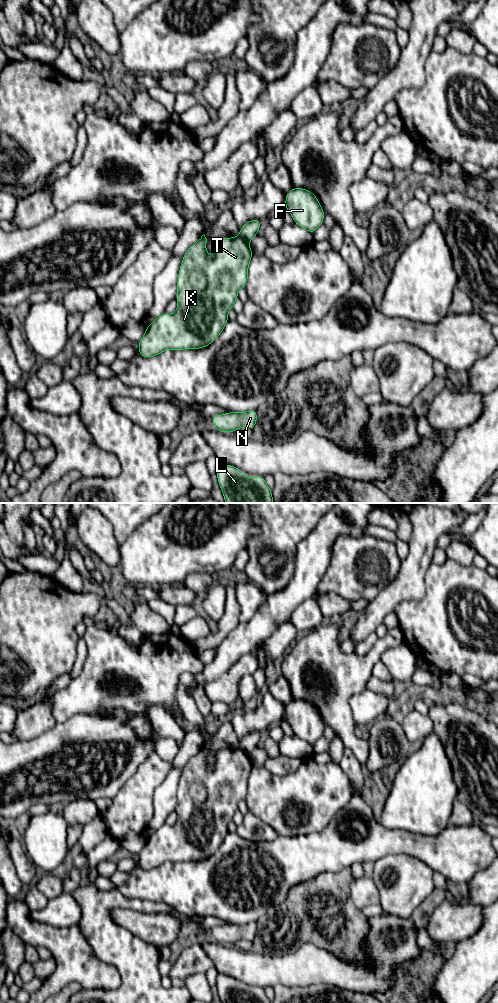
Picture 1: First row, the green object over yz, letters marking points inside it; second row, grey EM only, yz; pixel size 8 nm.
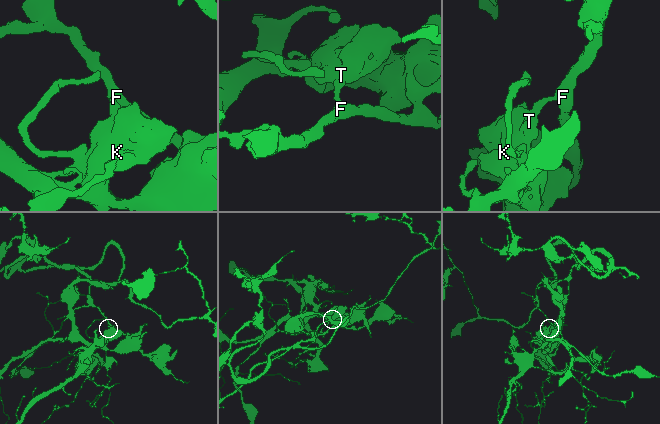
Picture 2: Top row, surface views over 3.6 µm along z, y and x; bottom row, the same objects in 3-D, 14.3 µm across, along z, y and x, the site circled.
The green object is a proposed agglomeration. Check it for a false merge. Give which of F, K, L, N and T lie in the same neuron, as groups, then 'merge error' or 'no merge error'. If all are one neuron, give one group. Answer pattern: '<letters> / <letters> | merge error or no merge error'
F / K L N T | merge error

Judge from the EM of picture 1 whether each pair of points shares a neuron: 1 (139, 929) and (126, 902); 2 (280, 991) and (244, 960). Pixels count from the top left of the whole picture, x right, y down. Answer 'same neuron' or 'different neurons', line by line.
1: different neurons
2: different neurons

